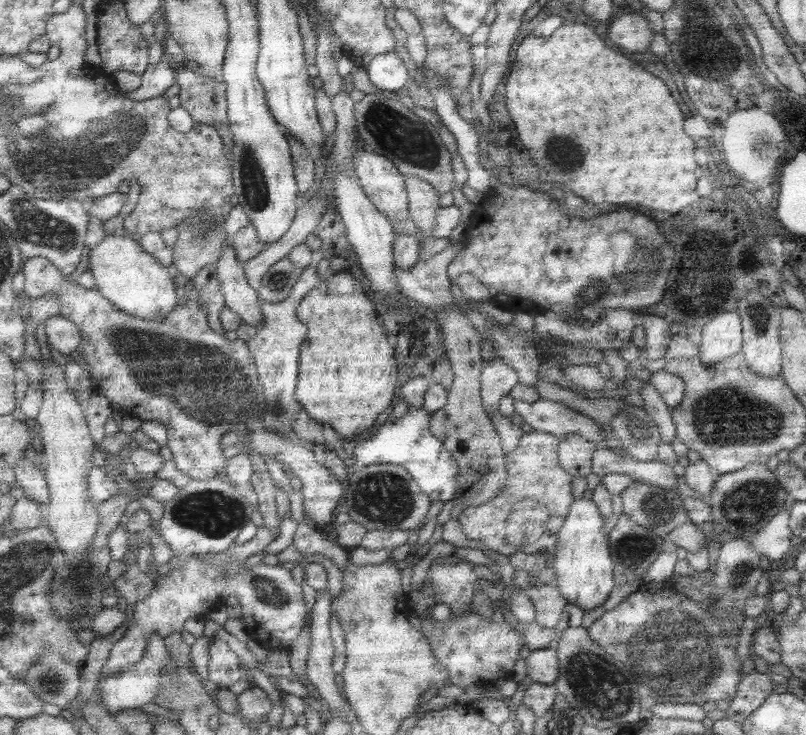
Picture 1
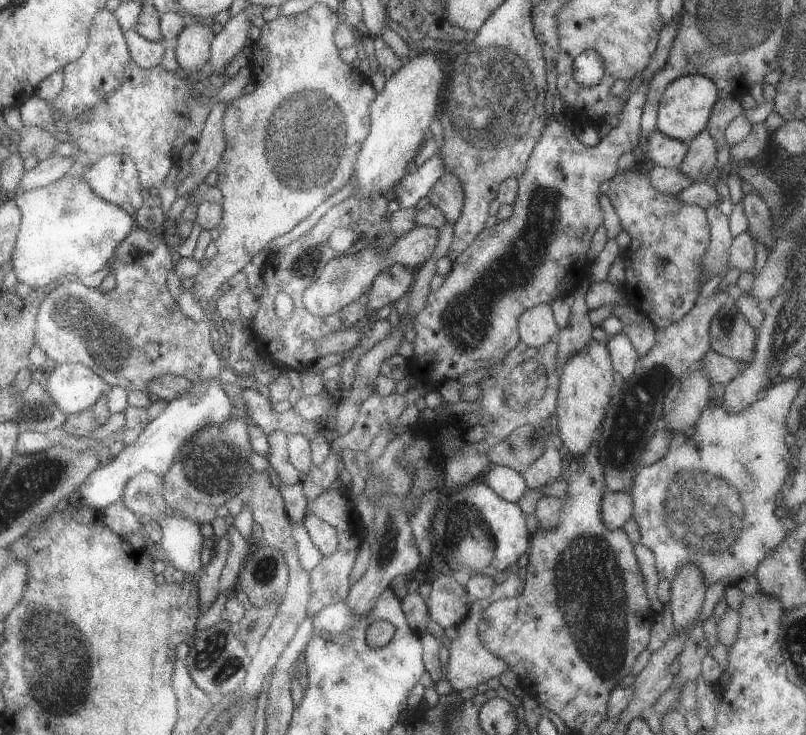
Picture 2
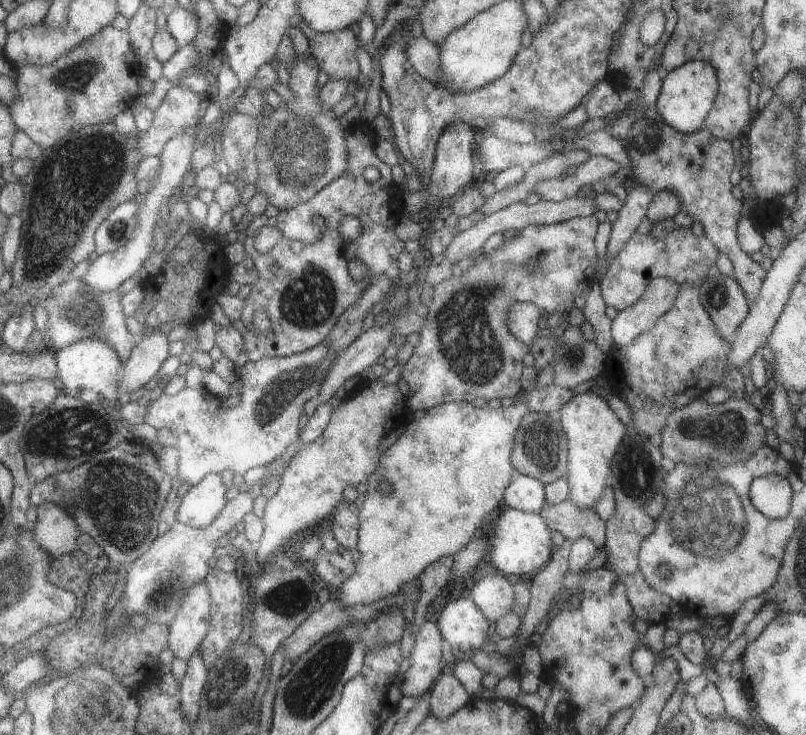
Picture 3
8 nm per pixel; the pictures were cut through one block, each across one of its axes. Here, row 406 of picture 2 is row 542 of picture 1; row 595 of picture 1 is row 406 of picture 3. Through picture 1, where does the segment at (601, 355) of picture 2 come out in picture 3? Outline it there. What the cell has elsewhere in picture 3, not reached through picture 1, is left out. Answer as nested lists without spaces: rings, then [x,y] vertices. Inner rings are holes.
[[[591,390],[571,396],[557,412],[567,438],[565,478],[569,484],[569,500],[573,500],[573,504],[577,504],[579,508],[593,508],[595,500],[607,486],[611,458],[617,452],[619,442],[625,438],[627,426],[615,418],[611,408],[607,406],[607,400],[603,396],[595,396]]]

